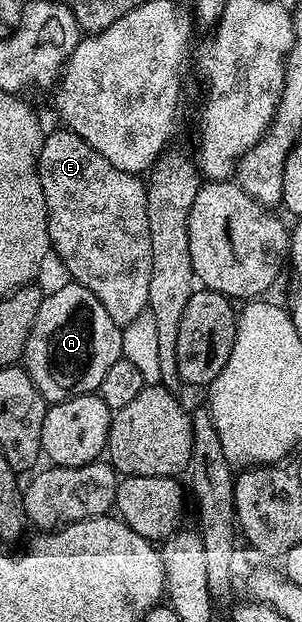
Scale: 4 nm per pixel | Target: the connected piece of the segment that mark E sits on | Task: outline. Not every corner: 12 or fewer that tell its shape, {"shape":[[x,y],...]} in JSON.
{"shape":[[65,128],[43,137],[46,231],[125,327],[152,280],[146,187]]}

